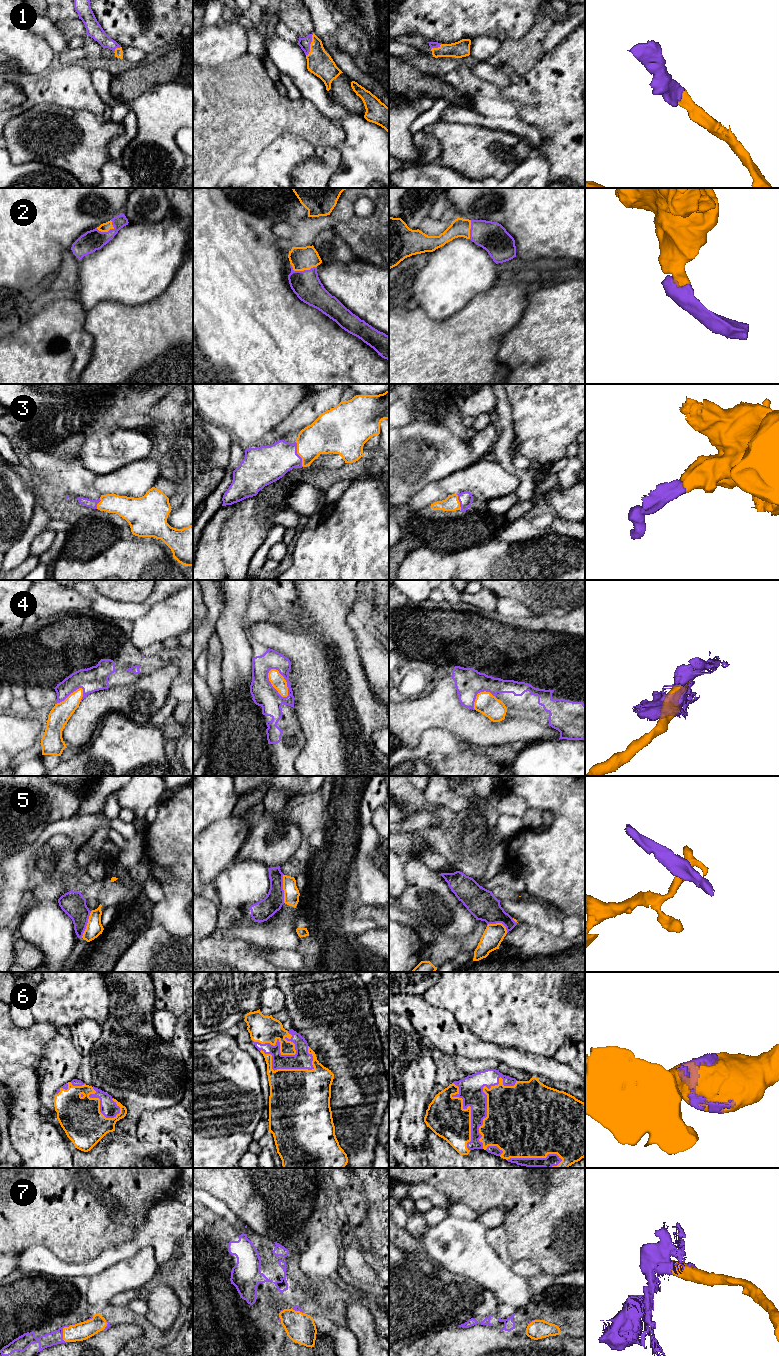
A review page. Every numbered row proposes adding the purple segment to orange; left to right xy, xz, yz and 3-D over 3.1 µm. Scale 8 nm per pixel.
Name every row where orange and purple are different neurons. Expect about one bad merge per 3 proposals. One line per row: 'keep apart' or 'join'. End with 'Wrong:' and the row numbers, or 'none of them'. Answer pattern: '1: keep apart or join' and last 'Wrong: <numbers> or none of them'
1: join
2: join
3: join
4: join
5: keep apart
6: join
7: join
Wrong: 5

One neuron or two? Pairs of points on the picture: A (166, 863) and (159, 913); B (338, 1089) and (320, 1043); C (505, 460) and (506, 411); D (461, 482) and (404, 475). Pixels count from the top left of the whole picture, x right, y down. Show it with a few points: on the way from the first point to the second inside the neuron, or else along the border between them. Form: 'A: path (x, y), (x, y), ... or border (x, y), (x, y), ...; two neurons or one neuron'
A: path (170, 875), (170, 901); one neuron
B: path (339, 1078), (339, 1062), (331, 1054); one neuron
C: path (505, 448), (506, 423); one neuron
D: border (461, 468), (438, 481); two neurons

